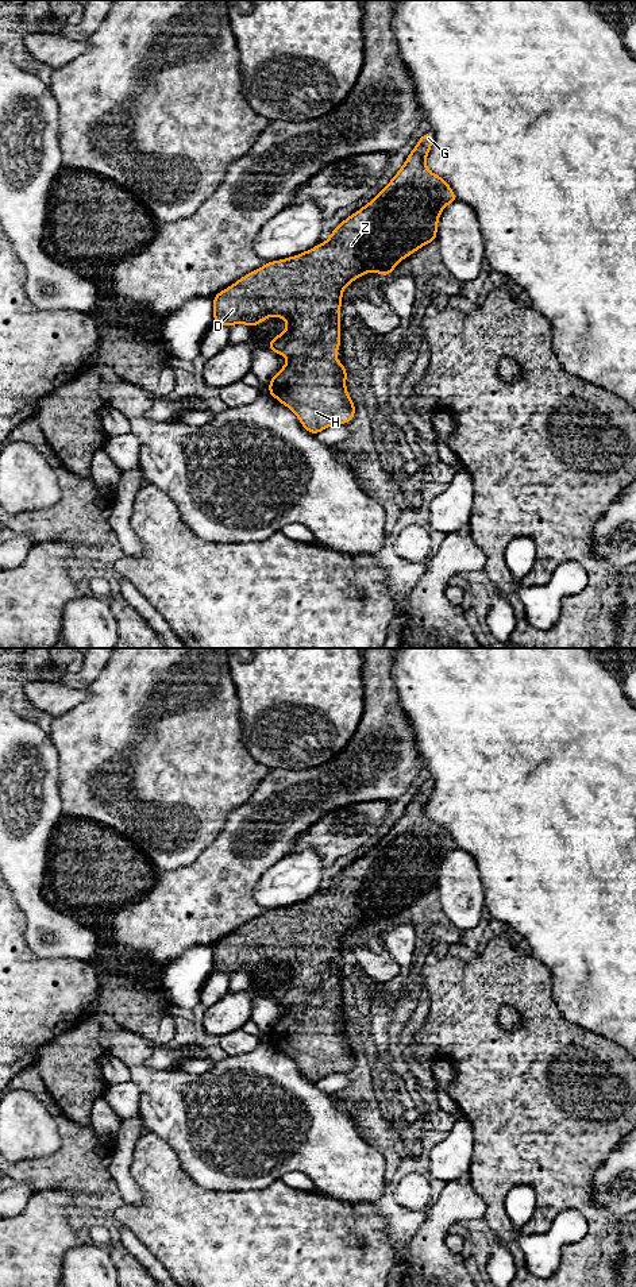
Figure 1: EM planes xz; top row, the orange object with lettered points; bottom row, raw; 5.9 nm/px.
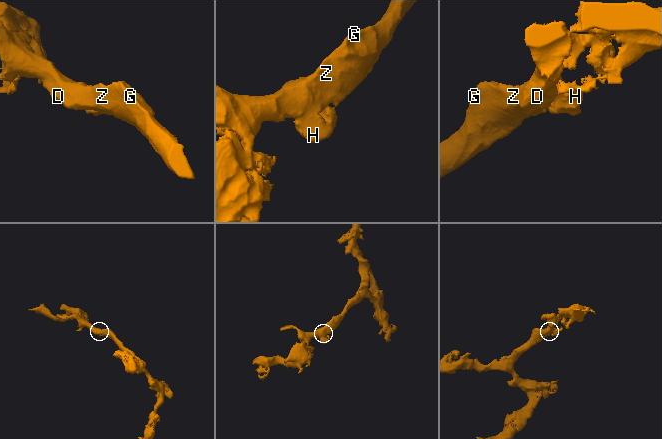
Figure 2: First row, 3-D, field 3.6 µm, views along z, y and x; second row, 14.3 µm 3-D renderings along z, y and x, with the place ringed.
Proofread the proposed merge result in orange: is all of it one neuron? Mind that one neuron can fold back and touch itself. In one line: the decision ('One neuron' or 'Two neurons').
One neuron

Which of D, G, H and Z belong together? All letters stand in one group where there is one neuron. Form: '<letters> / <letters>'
D G H Z

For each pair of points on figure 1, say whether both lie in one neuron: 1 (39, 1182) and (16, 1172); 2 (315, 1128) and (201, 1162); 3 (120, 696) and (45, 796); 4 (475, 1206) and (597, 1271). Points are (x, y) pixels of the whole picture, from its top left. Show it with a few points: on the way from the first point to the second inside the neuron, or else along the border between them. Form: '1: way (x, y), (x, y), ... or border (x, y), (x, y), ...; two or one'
1: way (34, 1176), (30, 1172), (22, 1172); one
2: way (286, 1131), (239, 1133), (230, 1143); one
3: border (54, 748), (57, 752), (57, 789), (64, 810); two
4: border (471, 1180), (471, 1187), (485, 1207), (482, 1218); two

